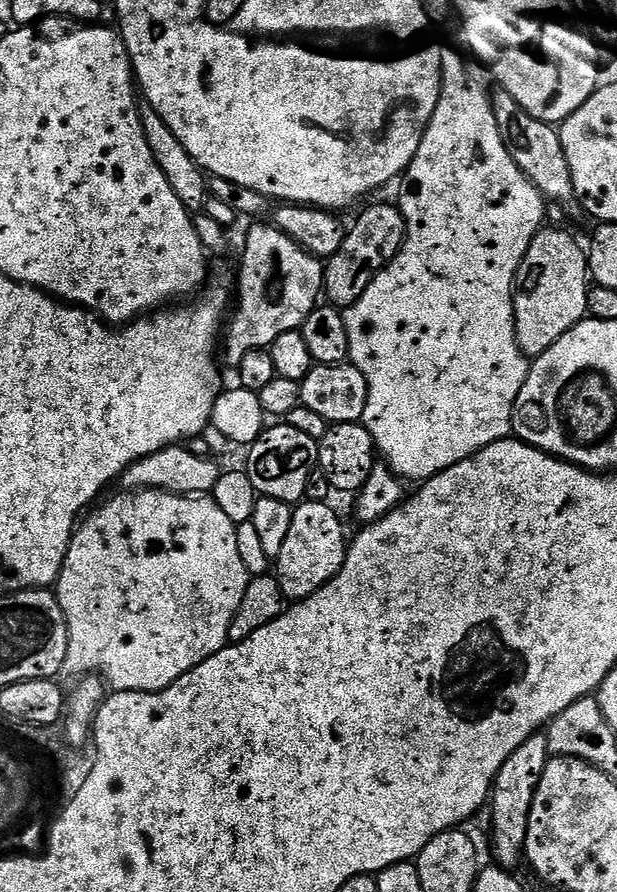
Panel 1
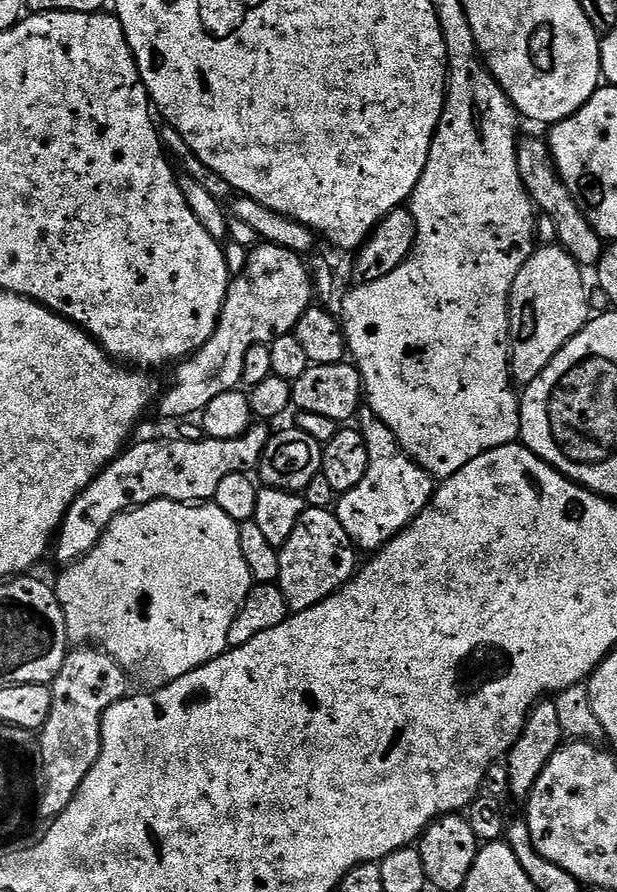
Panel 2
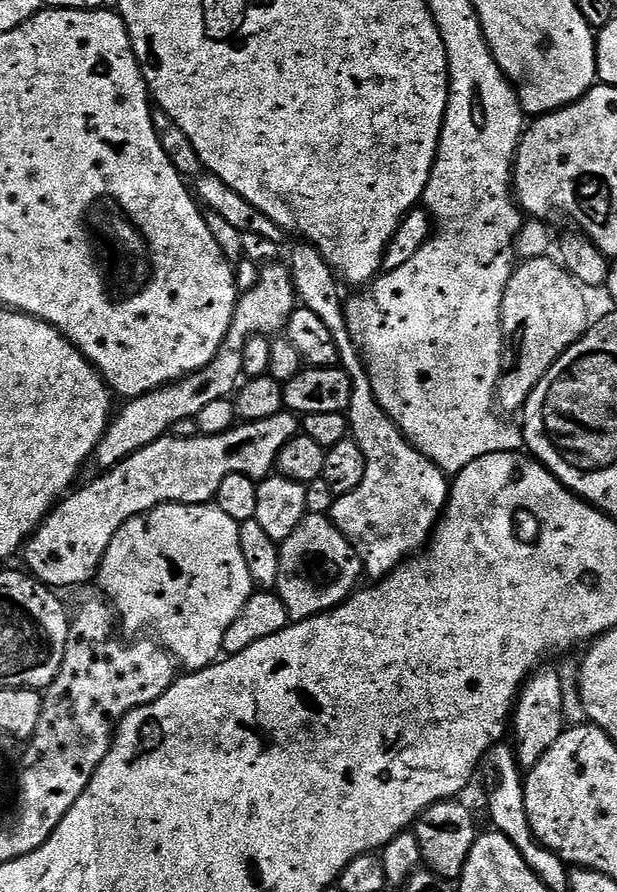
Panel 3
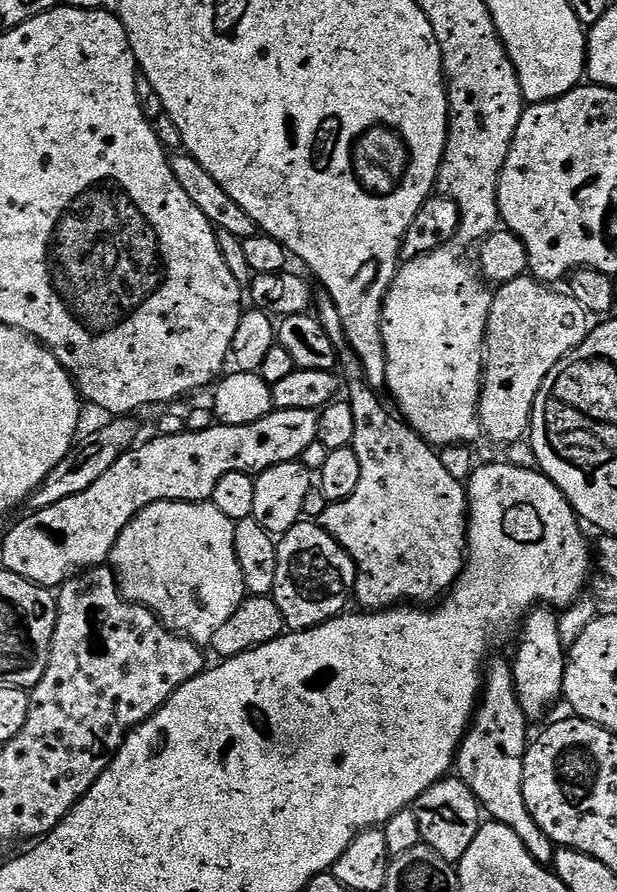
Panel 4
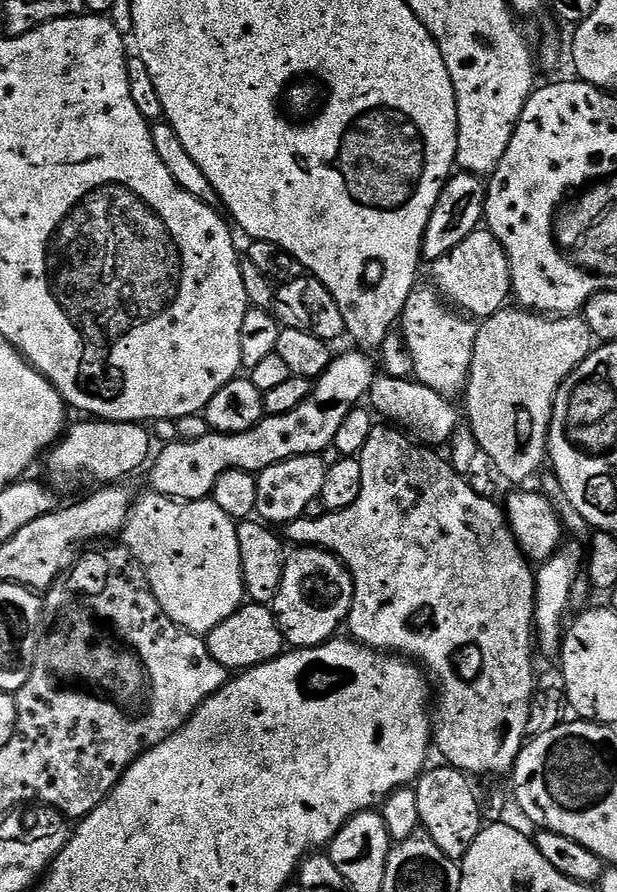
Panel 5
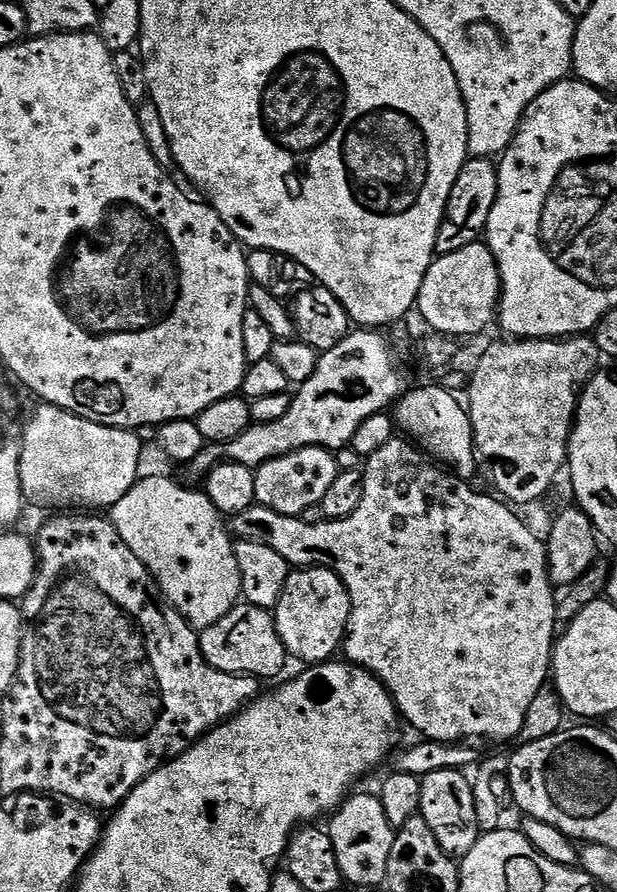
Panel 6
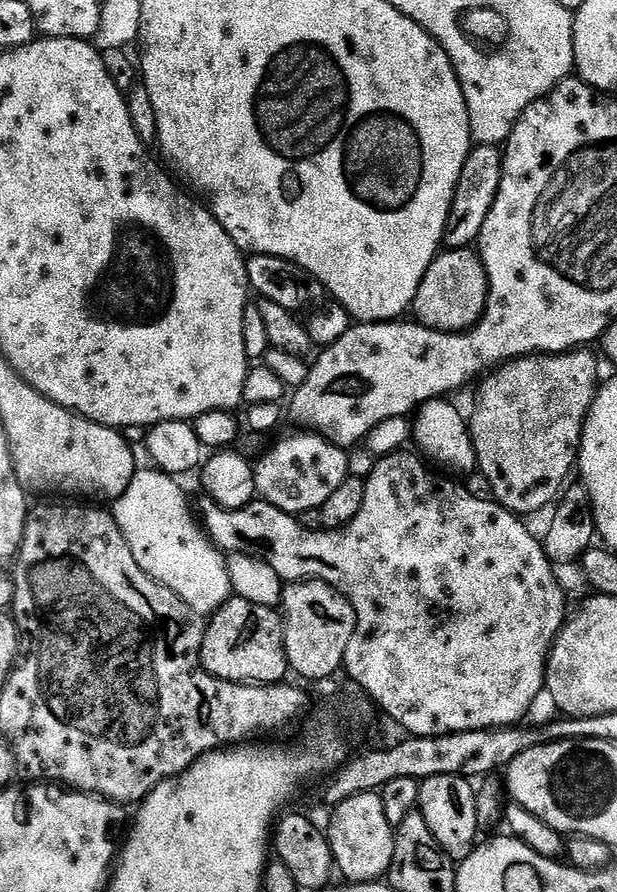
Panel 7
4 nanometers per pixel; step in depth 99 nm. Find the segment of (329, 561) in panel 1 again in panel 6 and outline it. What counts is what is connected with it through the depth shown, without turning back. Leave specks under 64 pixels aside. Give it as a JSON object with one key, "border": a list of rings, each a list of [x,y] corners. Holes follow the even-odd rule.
{"border":[[[296,568],[289,571],[282,598],[274,609],[276,629],[289,657],[305,660],[305,665],[323,664],[337,655],[352,616],[348,587],[337,572],[328,568]]]}

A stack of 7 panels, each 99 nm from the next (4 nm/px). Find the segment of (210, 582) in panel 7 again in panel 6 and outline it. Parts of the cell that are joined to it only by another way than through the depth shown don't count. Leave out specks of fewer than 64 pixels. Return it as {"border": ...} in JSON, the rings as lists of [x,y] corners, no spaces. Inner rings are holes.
{"border":[[[145,475],[110,508],[110,519],[118,534],[122,534],[122,542],[126,542],[126,546],[130,546],[136,557],[150,569],[169,603],[183,613],[193,628],[203,630],[214,626],[214,622],[226,618],[226,614],[236,607],[242,593],[234,540],[225,521],[224,524],[220,521],[223,520],[222,514],[210,502],[207,491],[183,488],[168,476]]]}

